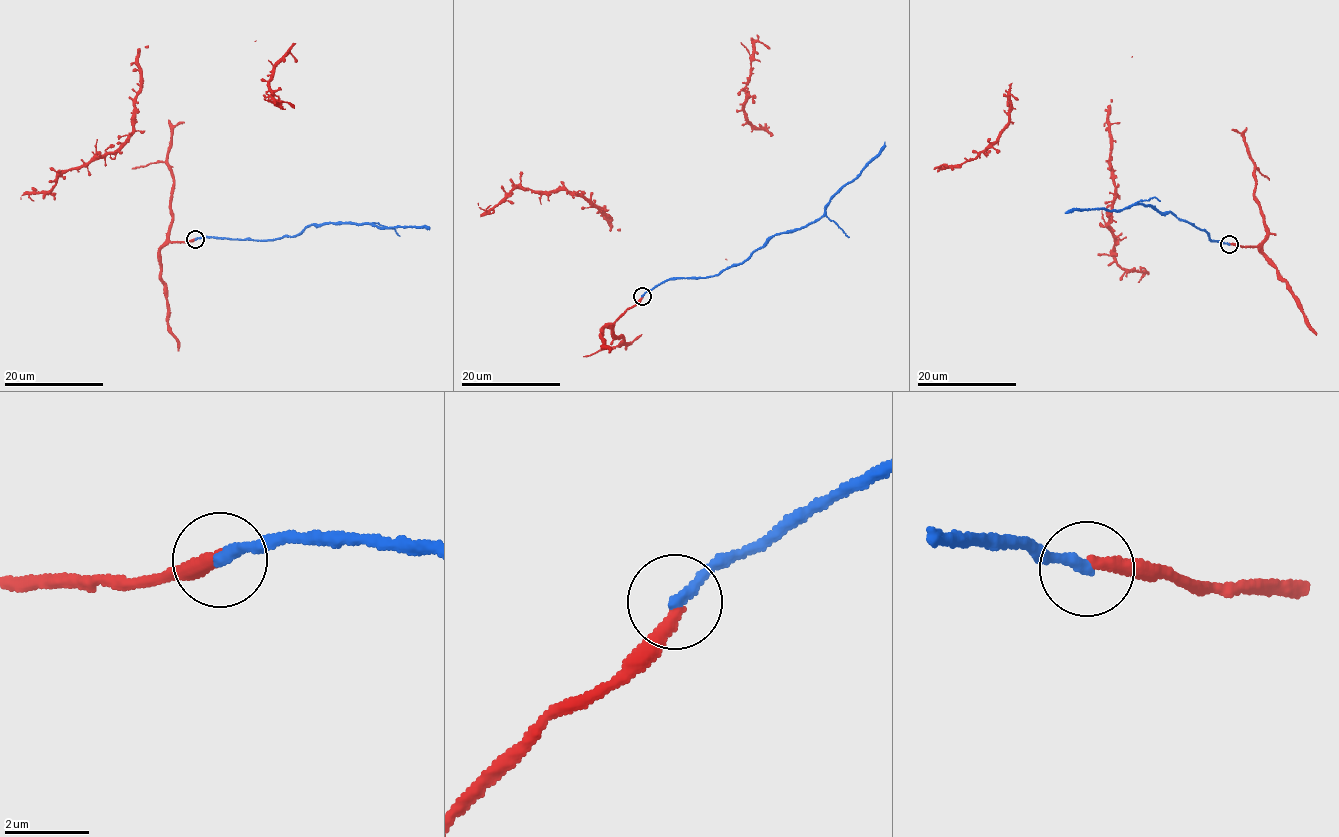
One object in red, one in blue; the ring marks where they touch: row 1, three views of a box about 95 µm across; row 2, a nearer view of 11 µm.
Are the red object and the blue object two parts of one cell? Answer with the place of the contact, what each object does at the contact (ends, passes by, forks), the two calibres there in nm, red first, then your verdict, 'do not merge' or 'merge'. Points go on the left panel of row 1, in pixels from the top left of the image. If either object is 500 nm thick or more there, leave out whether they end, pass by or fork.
(195, 239) | red ends | blue ends | 320/280 nm | merge

